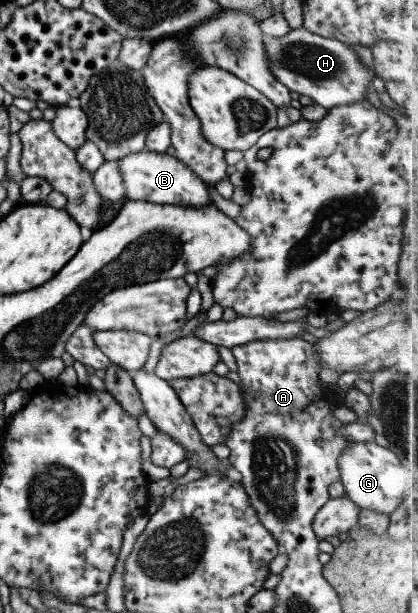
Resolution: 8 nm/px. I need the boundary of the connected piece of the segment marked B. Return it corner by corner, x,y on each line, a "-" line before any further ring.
141,150
116,161
128,200
153,204
200,207
212,203
205,183
186,165
166,153

